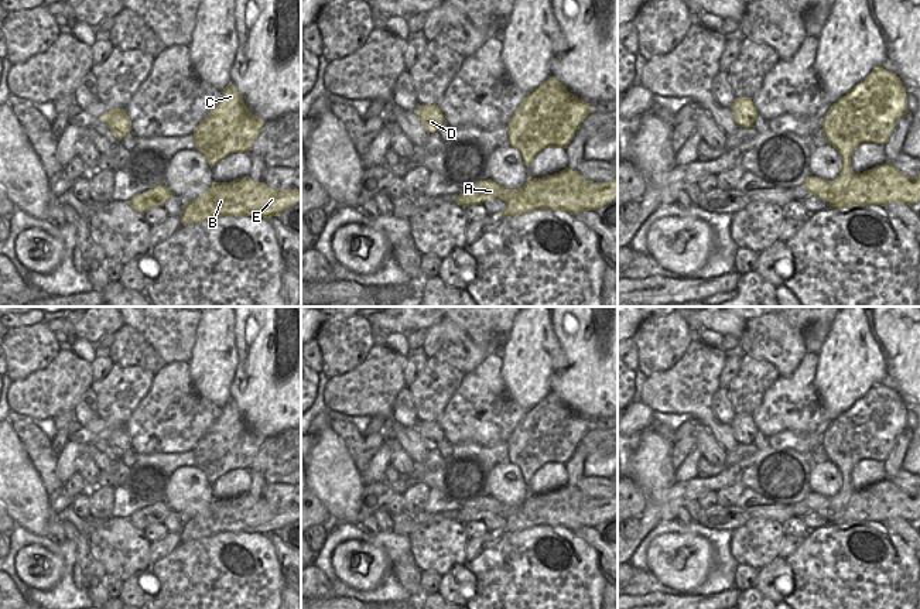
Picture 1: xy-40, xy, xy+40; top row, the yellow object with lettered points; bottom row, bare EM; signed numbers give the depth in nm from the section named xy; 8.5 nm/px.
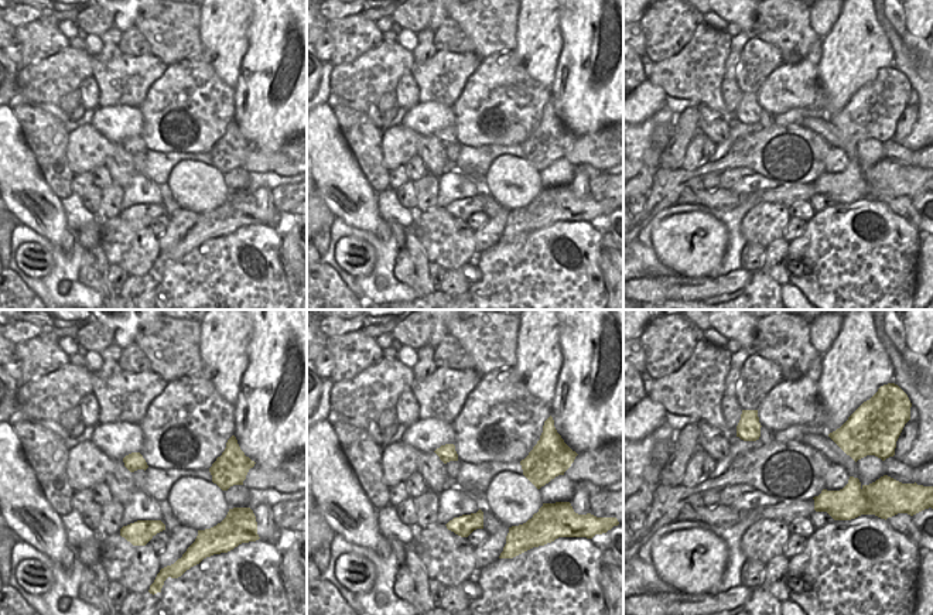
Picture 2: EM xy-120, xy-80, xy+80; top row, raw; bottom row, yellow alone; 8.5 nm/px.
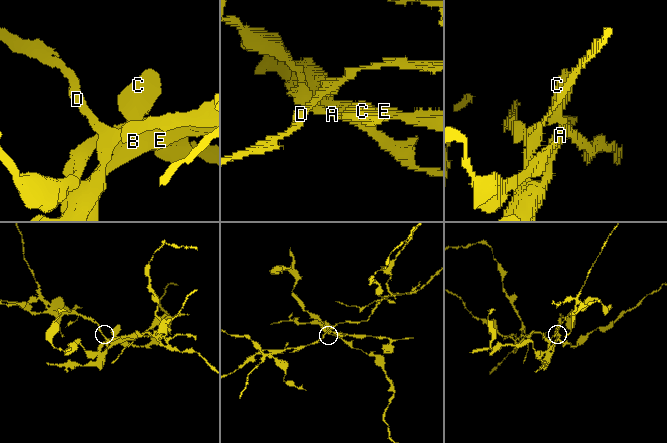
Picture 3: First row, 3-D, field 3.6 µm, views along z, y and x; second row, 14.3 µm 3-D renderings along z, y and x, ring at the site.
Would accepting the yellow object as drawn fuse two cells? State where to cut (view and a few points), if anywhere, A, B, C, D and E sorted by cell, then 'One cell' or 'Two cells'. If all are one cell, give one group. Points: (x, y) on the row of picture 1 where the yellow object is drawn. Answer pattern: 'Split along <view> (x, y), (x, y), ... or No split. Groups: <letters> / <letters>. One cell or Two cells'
Split along xy+40 (842, 167), (851, 180), (840, 197), (827, 202). Groups: A / B C D E. Two cells.

